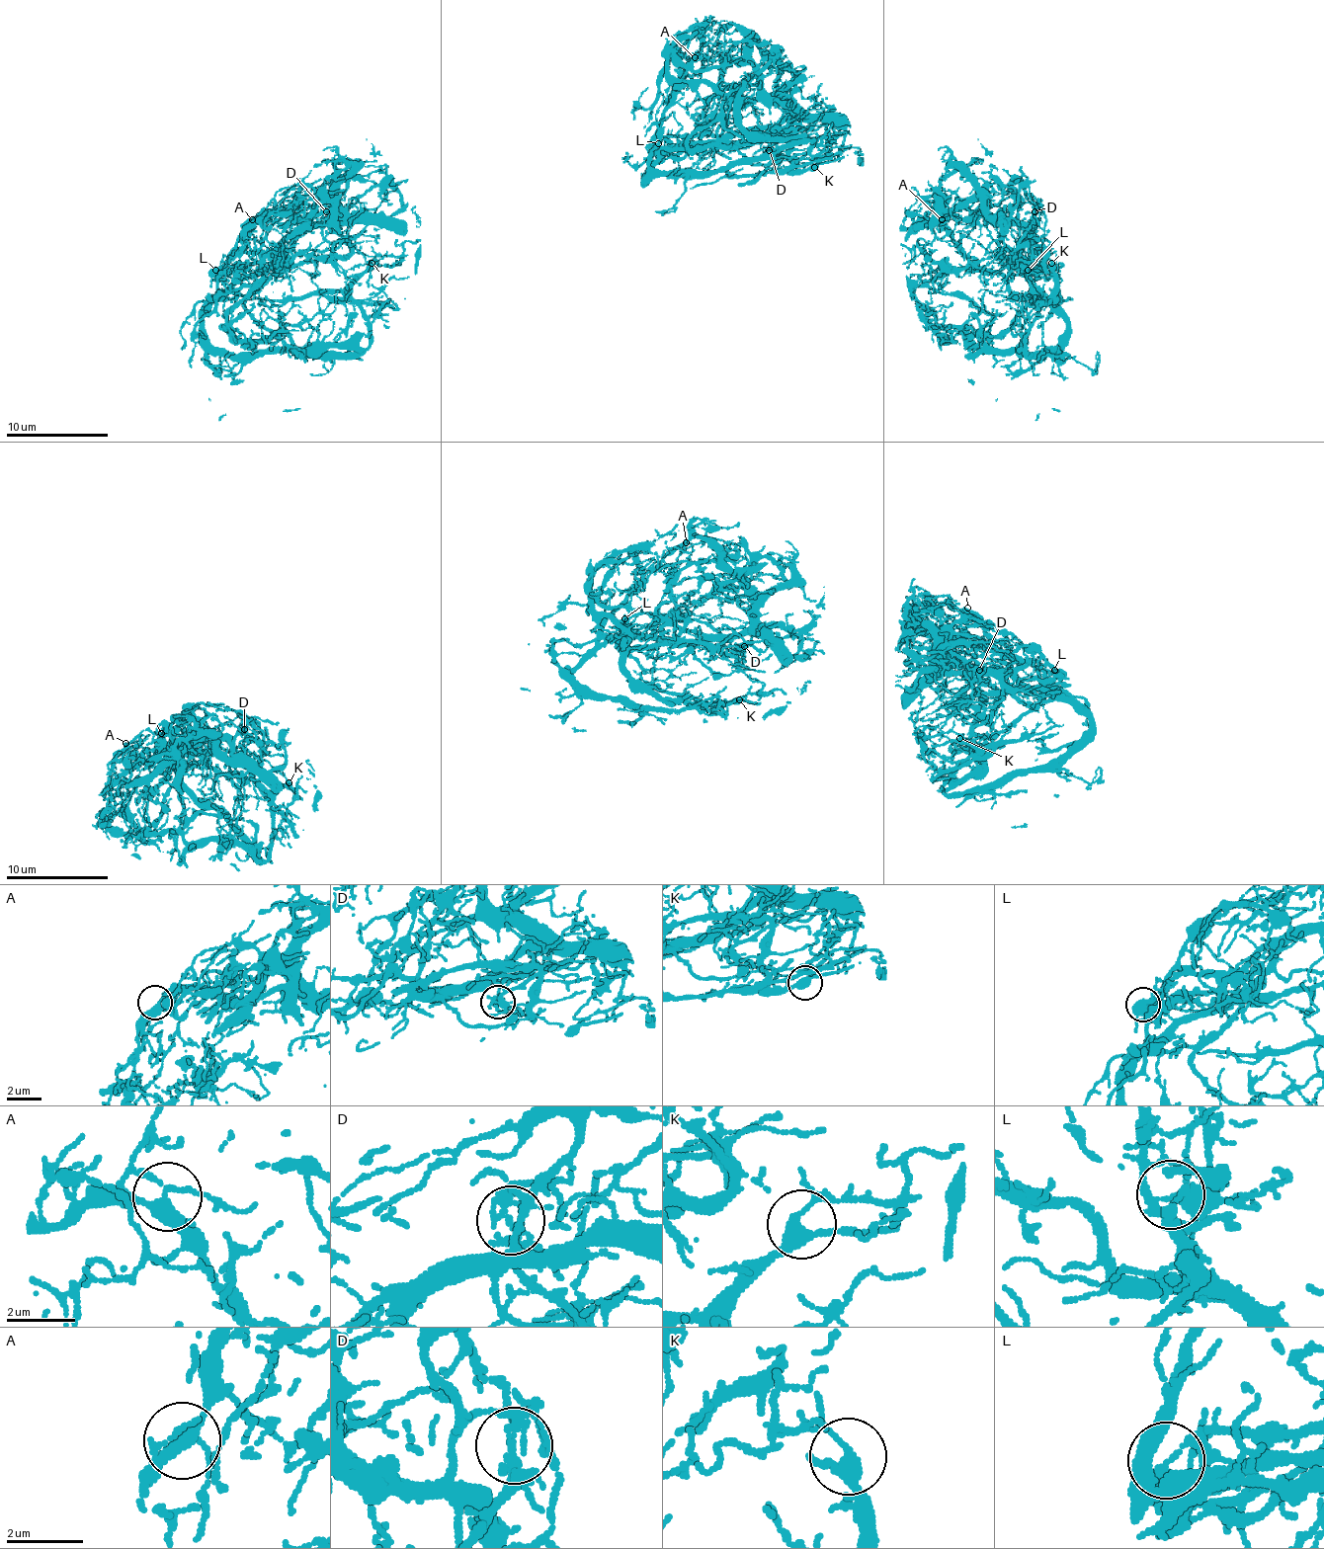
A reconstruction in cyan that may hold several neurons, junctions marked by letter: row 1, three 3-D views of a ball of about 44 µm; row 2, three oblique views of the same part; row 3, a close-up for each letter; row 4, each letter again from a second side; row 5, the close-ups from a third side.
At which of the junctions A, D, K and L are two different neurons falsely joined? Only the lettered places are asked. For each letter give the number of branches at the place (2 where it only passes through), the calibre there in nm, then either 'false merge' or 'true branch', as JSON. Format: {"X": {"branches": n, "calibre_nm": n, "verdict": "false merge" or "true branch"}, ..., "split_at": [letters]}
{"A": {"branches": 3, "calibre_nm": 300, "verdict": "true branch"}, "D": {"branches": 6, "calibre_nm": 220, "verdict": "false merge"}, "K": {"branches": 3, "calibre_nm": 320, "verdict": "true branch"}, "L": {"branches": 6, "calibre_nm": 320, "verdict": "false merge"}, "split_at": ["D", "L"]}

